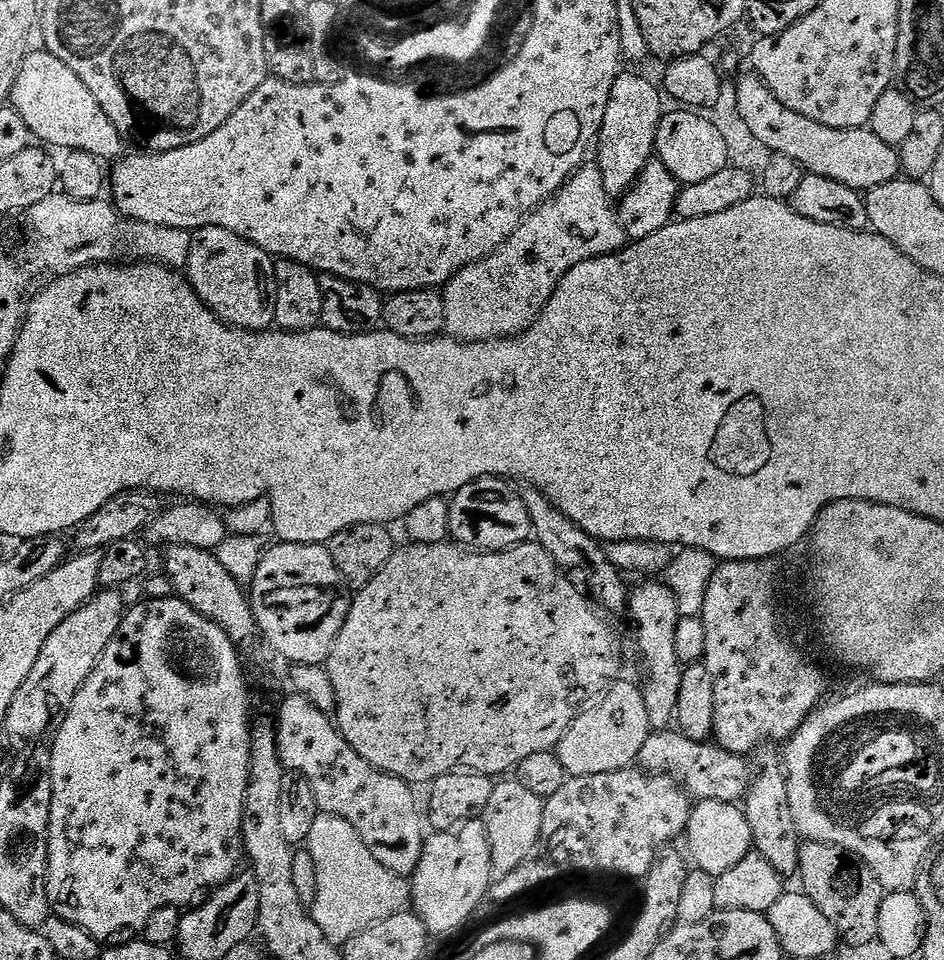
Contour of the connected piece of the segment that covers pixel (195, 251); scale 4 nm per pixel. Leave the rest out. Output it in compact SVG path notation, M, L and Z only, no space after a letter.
M218 226L197 228L191 233L186 279L198 298L218 319L248 332L266 332L276 322L276 265L258 246Z

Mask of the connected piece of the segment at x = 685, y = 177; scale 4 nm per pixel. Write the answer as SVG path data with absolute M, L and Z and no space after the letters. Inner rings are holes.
M676 110L665 111L660 117L658 134L656 135L655 155L666 162L666 170L674 174L681 185L703 182L706 178L714 178L718 170L729 167L725 139L717 127L706 122L699 111Z

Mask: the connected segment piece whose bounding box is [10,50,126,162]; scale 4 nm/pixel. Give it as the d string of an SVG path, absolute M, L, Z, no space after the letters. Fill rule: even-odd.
M46 50L39 51L29 51L24 59L22 70L14 82L11 107L22 114L22 122L26 122L37 141L45 140L40 142L53 144L48 145L53 149L94 154L105 162L119 161L125 155L126 140L118 134L114 122L106 118L102 106L98 106L98 98L86 90L86 82L82 82L82 78L78 78L78 74L74 74L66 62L54 58L54 54Z

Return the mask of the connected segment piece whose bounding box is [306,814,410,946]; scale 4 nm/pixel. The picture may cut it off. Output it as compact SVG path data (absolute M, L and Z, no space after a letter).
M317 816L306 841L306 851L314 858L318 870L318 894L310 905L310 914L332 944L347 944L360 932L405 907L410 896L409 881L386 872L373 856L368 855L368 849L350 822L337 816Z

